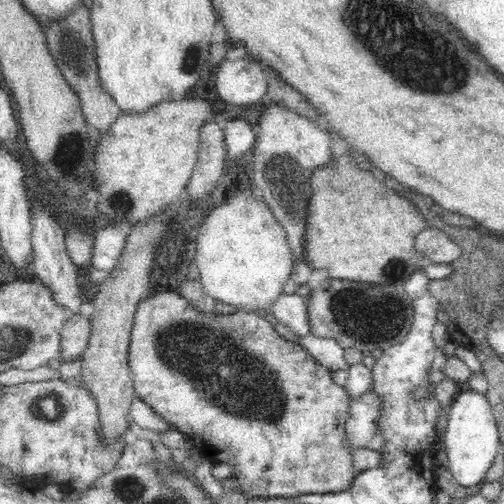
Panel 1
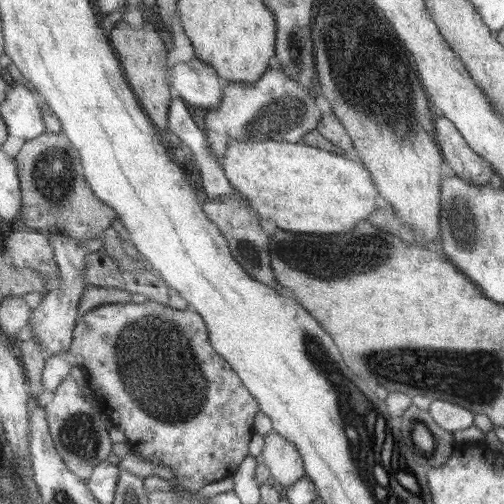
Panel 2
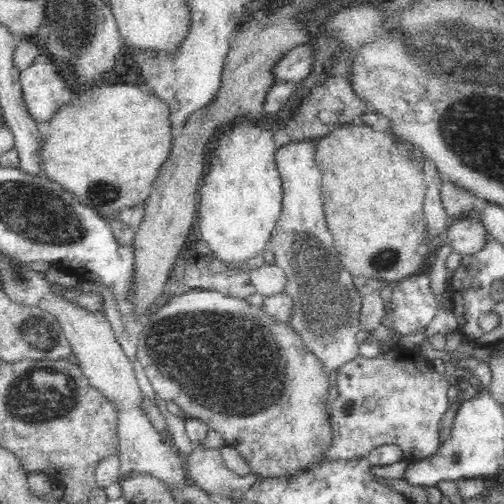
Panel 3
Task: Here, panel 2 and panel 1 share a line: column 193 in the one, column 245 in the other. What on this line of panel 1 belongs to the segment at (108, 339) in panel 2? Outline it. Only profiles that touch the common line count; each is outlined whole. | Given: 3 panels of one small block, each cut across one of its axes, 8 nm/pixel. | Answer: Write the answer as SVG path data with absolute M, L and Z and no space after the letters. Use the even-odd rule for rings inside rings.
M162 292L140 302L128 360L136 394L162 414L174 430L182 432L200 450L202 458L230 464L234 468L234 480L240 482L240 490L248 498L334 494L352 486L356 472L352 450L346 442L350 392L336 386L332 382L332 370L322 366L304 346L280 338L270 316L248 310L216 316L200 312L182 294ZM228 370L236 370L236 376ZM248 372L250 380L246 380Z

